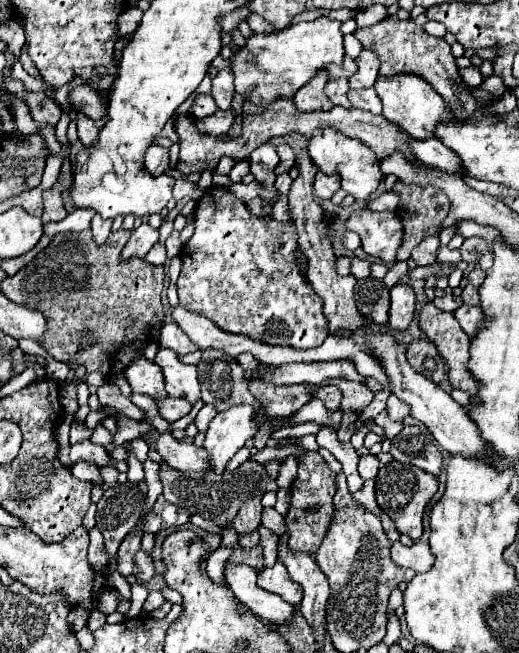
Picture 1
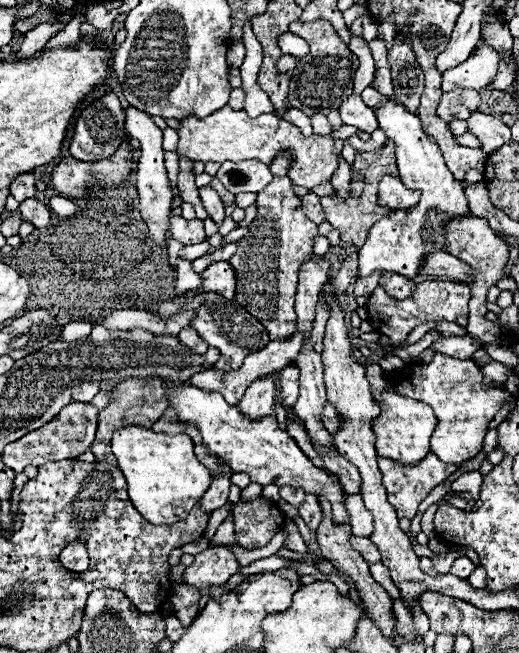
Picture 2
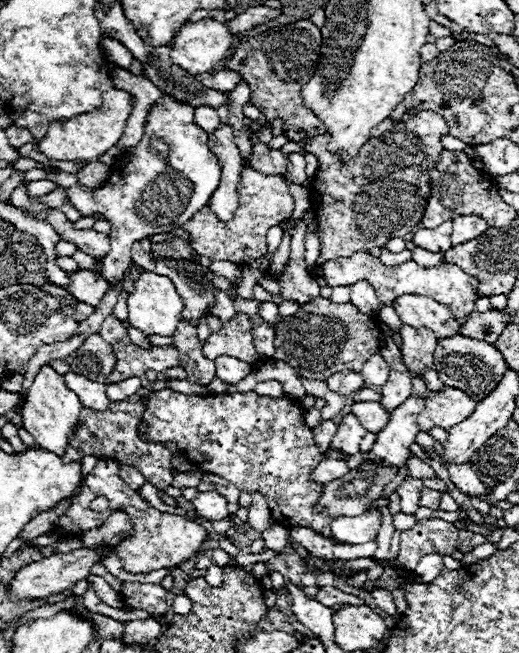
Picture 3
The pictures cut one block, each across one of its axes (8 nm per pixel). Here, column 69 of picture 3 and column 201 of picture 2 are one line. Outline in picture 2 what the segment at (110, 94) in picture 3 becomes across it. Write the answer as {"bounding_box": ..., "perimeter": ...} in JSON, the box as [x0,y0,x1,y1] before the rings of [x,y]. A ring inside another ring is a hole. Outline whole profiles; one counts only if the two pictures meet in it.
{"bounding_box":[178,106,282,164],"perimeter":[[[224,106],[202,120],[184,118],[180,120],[178,130],[178,154],[202,162],[260,160],[262,164],[272,164],[272,160],[280,154],[280,122],[282,120],[276,114],[260,114],[258,118],[248,118],[244,110],[232,110],[230,106]]]}

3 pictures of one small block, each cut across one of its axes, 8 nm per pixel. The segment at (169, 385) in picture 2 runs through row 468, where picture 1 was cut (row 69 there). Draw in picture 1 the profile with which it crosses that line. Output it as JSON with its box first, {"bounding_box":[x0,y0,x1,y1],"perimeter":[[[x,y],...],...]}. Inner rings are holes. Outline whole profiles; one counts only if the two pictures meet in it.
{"bounding_box":[230,18,344,106],"perimeter":[[[318,18],[314,22],[300,22],[292,28],[272,34],[254,34],[252,38],[248,38],[246,46],[230,58],[232,72],[236,76],[236,90],[240,94],[246,94],[246,90],[256,84],[250,100],[260,106],[272,102],[272,98],[288,98],[296,94],[296,90],[308,84],[322,68],[332,62],[340,64],[344,60],[340,24],[342,22]]]}

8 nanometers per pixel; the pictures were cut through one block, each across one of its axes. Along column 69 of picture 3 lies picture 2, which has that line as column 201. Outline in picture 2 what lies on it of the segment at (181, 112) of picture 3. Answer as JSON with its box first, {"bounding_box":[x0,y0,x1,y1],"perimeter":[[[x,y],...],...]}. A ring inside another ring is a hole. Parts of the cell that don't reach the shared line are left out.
{"bounding_box":[200,186,224,224],"perimeter":[[[204,186],[204,188],[200,188],[200,198],[202,198],[202,204],[204,204],[206,212],[210,214],[210,218],[216,224],[222,224],[222,220],[224,220],[224,204],[222,204],[220,196],[216,194],[216,190],[212,190],[210,186]]]}

